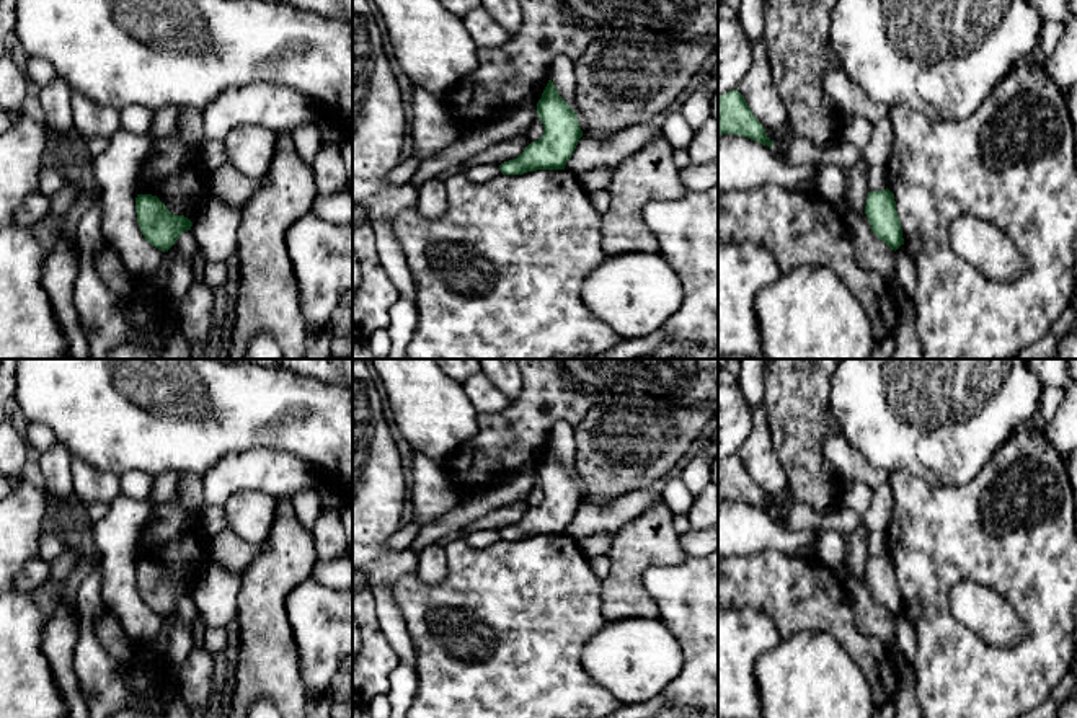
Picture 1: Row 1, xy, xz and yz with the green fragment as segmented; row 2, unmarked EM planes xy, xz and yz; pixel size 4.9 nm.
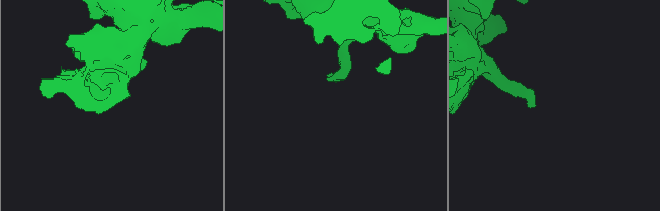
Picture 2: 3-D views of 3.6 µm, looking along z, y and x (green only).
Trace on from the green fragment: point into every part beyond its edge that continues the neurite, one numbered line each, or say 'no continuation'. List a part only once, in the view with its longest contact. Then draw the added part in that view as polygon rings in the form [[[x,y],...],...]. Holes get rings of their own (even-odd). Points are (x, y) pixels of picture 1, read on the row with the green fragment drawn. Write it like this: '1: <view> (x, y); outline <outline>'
no continuation

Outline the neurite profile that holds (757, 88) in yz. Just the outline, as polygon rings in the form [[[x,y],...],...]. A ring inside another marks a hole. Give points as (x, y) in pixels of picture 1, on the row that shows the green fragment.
[[[751,42],[752,64],[738,85],[752,114],[759,119],[765,134],[773,140],[773,132],[787,121],[785,106],[772,82],[769,51],[764,42]]]

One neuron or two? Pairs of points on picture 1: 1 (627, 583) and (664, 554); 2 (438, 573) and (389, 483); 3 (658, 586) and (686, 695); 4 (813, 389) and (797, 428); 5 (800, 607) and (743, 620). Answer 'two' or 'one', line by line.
1: one
2: two
3: one
4: one
5: two

